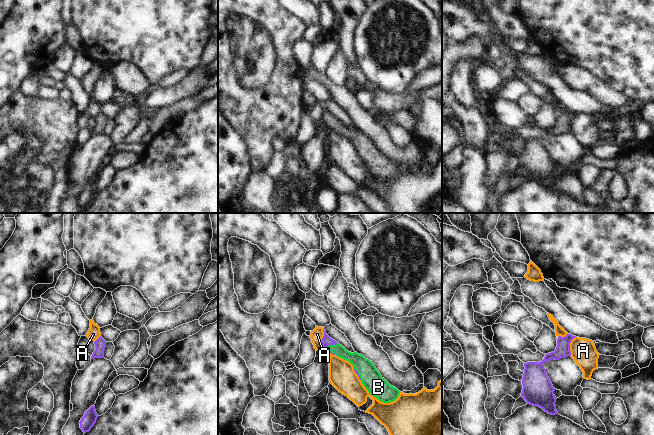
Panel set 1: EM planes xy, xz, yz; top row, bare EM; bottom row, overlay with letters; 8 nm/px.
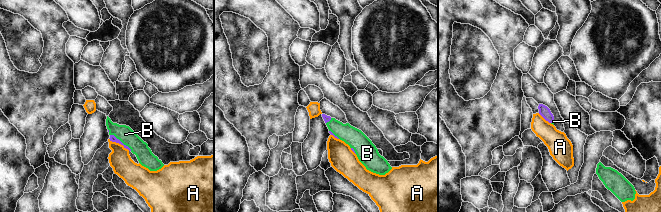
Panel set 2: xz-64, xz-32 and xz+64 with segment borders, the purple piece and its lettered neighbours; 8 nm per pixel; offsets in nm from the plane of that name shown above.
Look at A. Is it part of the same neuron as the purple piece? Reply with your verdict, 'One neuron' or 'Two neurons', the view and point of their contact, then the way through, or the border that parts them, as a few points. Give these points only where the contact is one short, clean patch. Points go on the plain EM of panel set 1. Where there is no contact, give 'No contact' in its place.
Two neurons. Touches purple at yz (569, 122).

